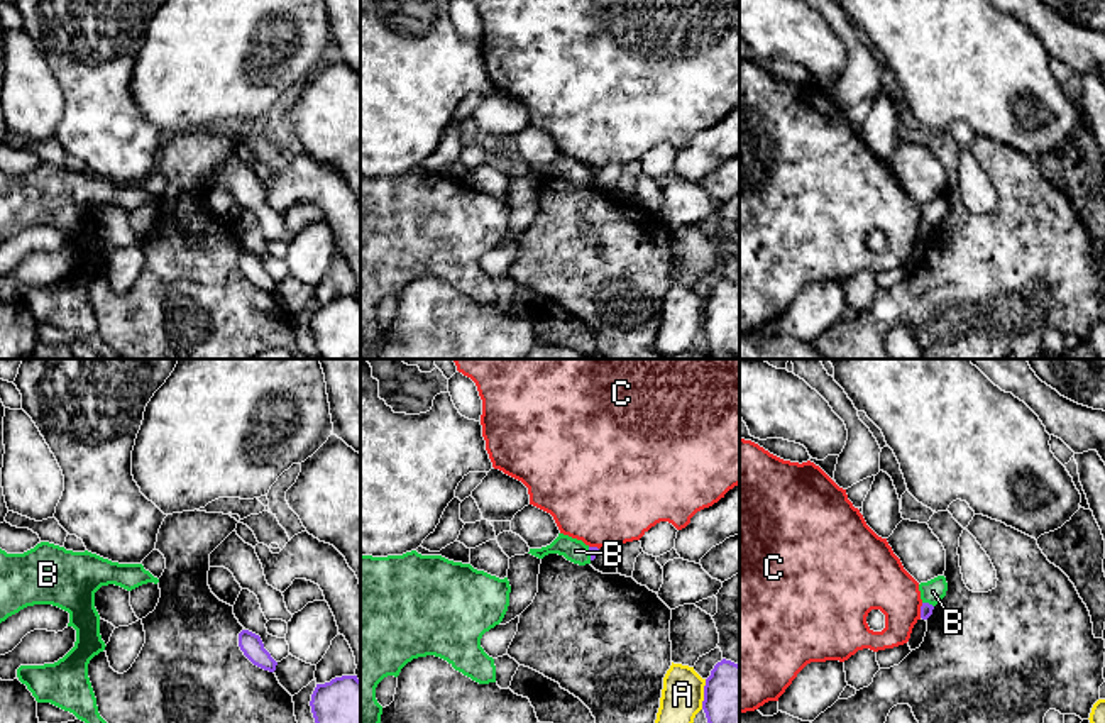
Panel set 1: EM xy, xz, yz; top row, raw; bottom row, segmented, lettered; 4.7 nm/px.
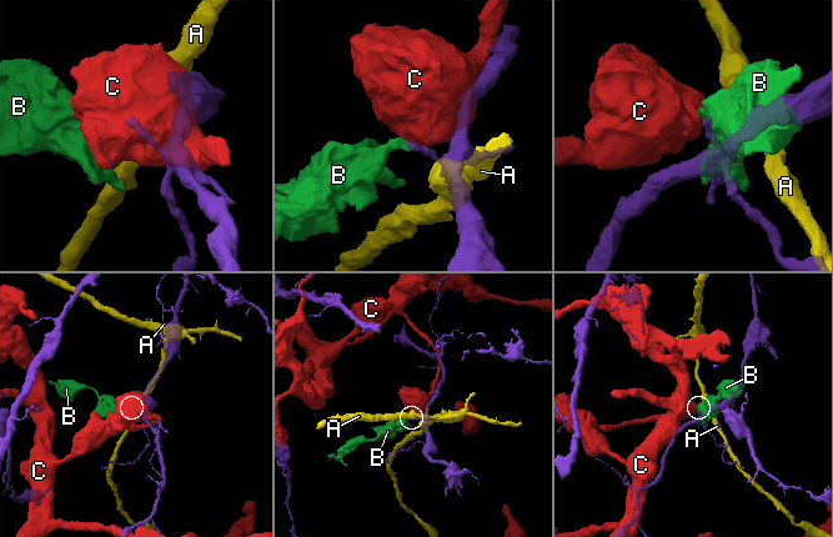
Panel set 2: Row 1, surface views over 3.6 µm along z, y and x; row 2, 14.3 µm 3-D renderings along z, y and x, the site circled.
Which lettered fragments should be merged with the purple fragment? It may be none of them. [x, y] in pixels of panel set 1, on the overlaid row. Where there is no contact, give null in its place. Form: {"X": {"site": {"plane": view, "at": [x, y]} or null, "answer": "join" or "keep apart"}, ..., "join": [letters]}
{"A": {"site": {"plane": "xz", "at": [704, 695]}, "answer": "keep apart"}, "B": {"site": {"plane": "yz", "at": [928, 603]}, "answer": "keep apart"}, "C": {"site": {"plane": "yz", "at": [921, 610]}, "answer": "keep apart"}, "join": []}

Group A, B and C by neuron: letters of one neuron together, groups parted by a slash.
A / B / C

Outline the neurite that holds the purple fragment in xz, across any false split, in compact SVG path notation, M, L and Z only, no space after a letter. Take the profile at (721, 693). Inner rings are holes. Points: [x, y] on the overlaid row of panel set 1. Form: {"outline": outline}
{"outline": "M723 659L706 679L702 709L707 723L739 723L739 665Z"}

